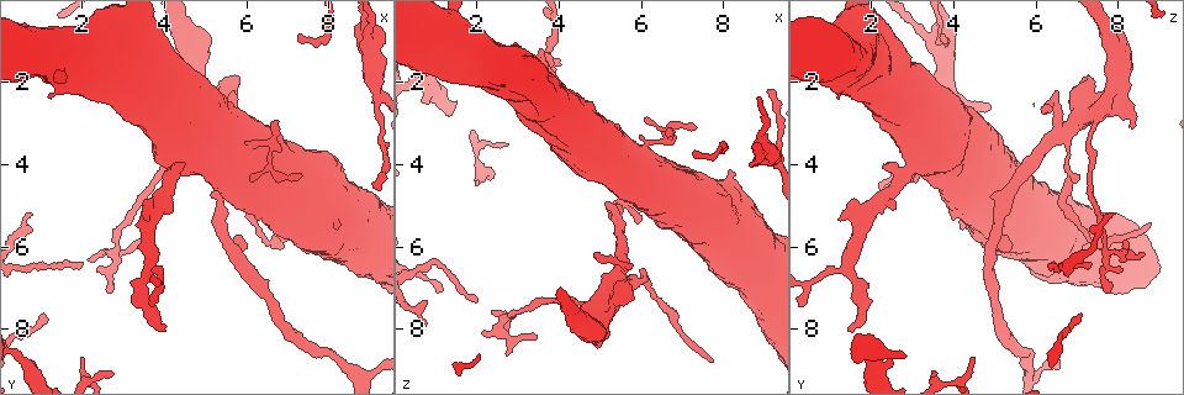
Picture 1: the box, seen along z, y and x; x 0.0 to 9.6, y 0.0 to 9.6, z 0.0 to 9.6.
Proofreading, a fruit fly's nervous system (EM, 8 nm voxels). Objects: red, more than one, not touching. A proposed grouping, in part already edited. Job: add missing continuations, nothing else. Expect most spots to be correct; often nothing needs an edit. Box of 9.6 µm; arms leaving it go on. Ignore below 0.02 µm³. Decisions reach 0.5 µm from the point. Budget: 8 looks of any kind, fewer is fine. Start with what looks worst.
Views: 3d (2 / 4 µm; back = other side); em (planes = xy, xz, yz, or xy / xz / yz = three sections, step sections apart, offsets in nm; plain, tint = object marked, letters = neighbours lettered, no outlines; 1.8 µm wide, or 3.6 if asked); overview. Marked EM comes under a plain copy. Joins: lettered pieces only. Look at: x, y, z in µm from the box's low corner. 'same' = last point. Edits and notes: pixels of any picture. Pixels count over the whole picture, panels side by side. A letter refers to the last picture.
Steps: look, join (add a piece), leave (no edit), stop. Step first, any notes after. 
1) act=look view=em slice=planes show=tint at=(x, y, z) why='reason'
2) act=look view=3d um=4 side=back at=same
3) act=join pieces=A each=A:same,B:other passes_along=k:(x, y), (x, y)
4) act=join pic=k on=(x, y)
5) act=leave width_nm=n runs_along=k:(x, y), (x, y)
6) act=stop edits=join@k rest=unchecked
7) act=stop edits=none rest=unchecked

act=look view=3d um=2 at=(0.70, 8.85, 2.55)

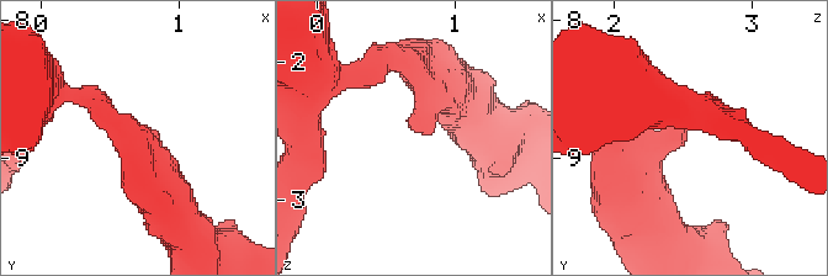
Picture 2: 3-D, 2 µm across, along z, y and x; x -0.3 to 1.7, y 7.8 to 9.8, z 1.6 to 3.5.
act=look view=em slice=xz step=16 show=letters at=(0.74, 8.82, 2.54) why='shape alone is not enough'

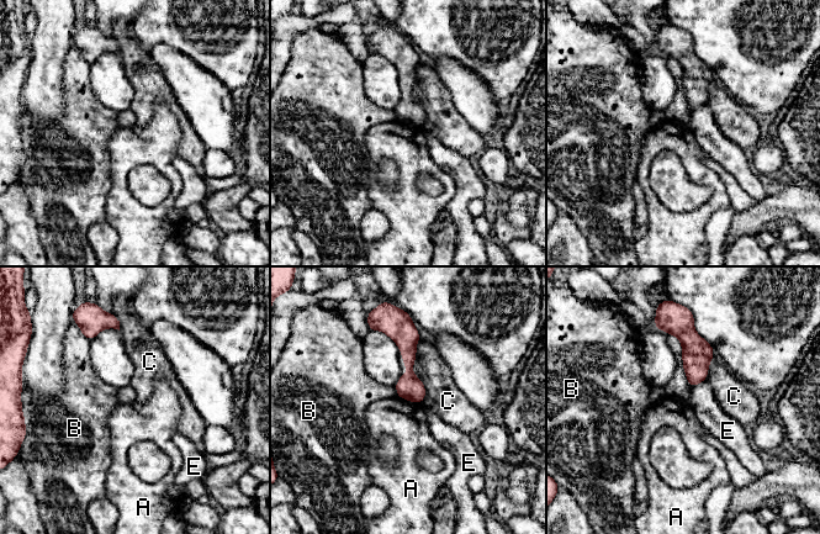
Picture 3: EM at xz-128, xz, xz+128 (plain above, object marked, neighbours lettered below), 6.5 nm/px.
act=leave each=A:other,B:other,C:other,E:other runs_along=3:(402, 331), (410, 386), (418, 400) found='none of them fits'

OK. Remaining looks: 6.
act=look view=3d um=2 side=back at=(4.05, 7.85, 1.55) why='free end'

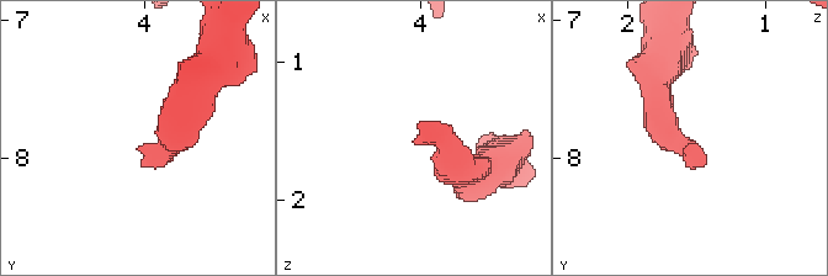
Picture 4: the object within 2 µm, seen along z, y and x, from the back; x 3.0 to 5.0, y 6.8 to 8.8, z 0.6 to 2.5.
act=look view=em slice=planes show=letters at=(4.00, 7.88, 1.54)

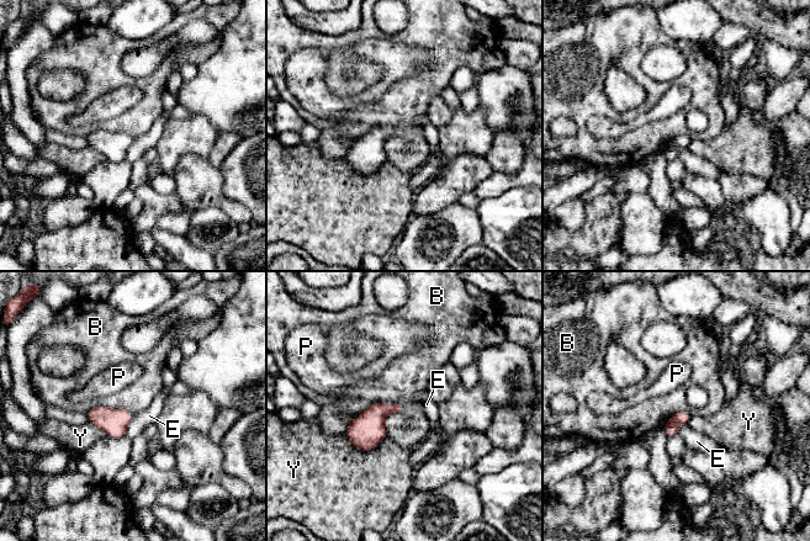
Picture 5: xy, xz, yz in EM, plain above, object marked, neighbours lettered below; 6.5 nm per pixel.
act=leave each=B:other,E:other,P:other,Y:other border=5:(402, 408), (371, 403), (351, 420) found='no lettered piece goes on from it'

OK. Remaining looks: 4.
act=look view=em slice=planes show=letters at=(8.65, 0.70, 3.95) why='branch stops here'

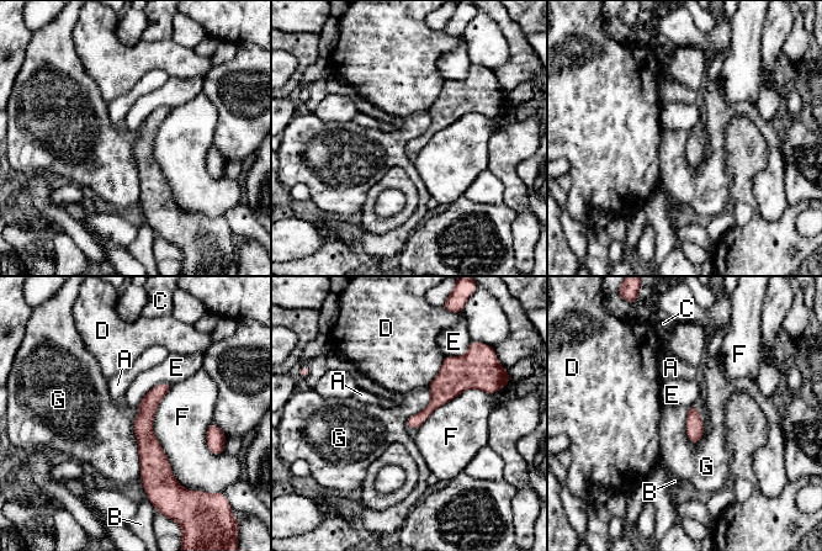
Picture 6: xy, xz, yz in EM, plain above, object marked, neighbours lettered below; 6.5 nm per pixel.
act=leave each=A:other,B:other,C:other,D:other,E:other,F:other,G:other found='no lettered piece goes on from it'

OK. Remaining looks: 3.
act=look view=3d um=4 at=(5.00, 2.65, 7.65) why='thin arm on a thick one'

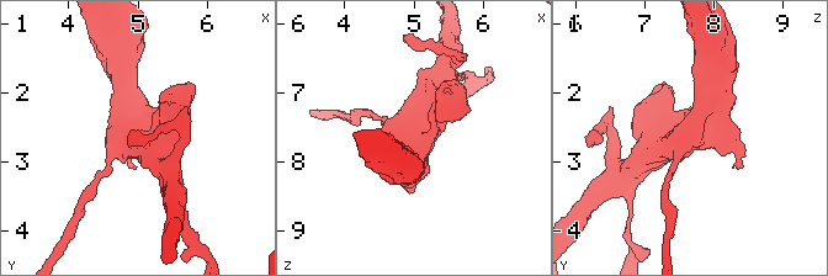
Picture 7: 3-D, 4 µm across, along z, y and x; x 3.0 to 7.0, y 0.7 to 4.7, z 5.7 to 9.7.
act=look view=em slice=planes show=letters at=(5.00, 2.65, 7.60) why='need the tissue'

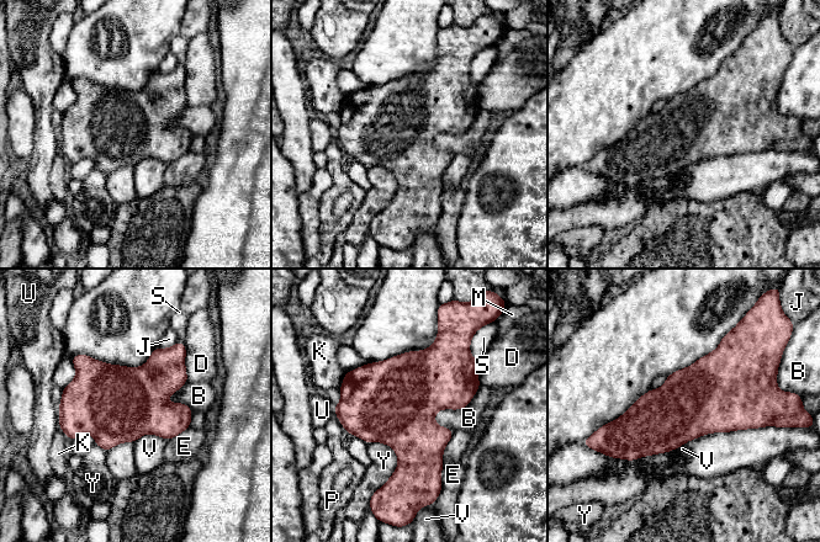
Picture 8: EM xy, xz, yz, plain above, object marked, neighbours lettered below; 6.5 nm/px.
act=leave each=B:other,D:other,E:other,J:other,K:other,M:other,P:other,S:other,U:other,V:other,Y:other found='none of them fits'

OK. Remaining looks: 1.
act=stop edits=none rest=unchecked

